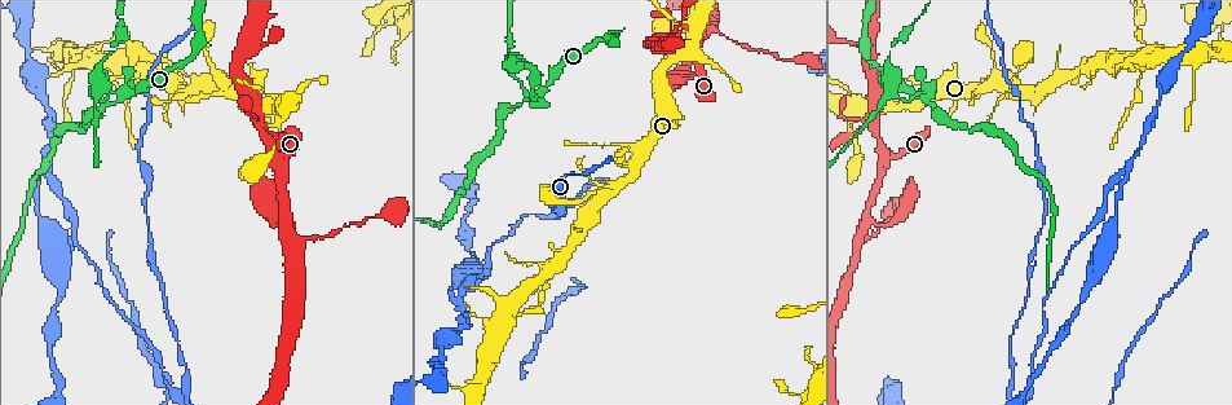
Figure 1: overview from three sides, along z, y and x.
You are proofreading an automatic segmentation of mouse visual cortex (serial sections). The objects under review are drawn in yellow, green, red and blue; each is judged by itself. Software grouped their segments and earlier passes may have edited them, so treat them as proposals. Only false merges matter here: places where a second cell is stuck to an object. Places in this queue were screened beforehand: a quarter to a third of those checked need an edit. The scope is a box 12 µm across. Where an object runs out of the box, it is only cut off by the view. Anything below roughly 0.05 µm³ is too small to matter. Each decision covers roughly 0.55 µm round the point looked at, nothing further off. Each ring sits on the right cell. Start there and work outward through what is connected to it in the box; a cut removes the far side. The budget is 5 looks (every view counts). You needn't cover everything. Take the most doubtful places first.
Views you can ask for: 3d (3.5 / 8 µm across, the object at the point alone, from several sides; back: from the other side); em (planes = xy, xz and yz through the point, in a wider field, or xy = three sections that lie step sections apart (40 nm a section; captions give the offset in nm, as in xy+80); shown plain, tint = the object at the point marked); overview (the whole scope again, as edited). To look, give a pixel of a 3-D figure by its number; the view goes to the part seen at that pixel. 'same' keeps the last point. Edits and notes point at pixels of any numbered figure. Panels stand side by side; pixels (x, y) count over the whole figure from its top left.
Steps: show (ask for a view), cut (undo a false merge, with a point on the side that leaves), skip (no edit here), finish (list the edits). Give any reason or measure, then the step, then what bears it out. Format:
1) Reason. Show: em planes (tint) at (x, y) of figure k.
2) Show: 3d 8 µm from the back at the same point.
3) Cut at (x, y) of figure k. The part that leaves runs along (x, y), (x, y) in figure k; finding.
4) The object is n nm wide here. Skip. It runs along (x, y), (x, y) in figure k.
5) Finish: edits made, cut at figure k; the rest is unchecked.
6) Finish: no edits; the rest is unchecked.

A narrow waist. Show: 3d 3.5 µm from the back at (723, 34) of figure 1.

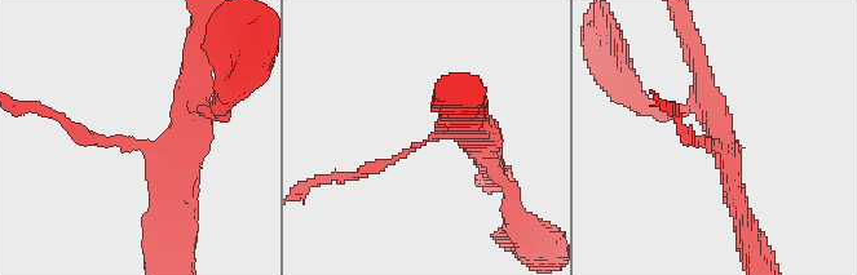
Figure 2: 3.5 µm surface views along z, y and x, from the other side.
The arms are 150, 350 nm wide. Show: em planes (tint) at (418, 145) of figure 2.

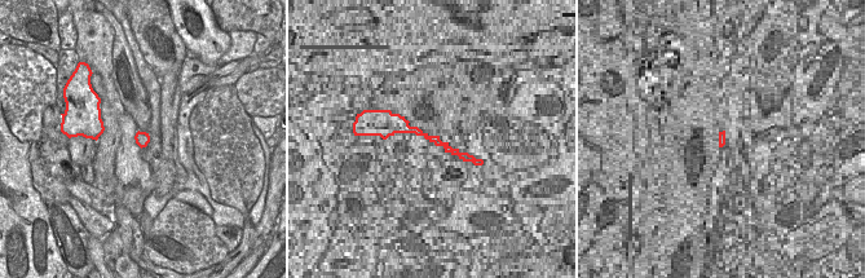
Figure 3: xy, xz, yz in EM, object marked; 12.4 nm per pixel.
Skip. All the same cell.

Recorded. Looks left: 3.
Thick turns thin. Show: 3d 8 µm at (541, 98) of figure 1.

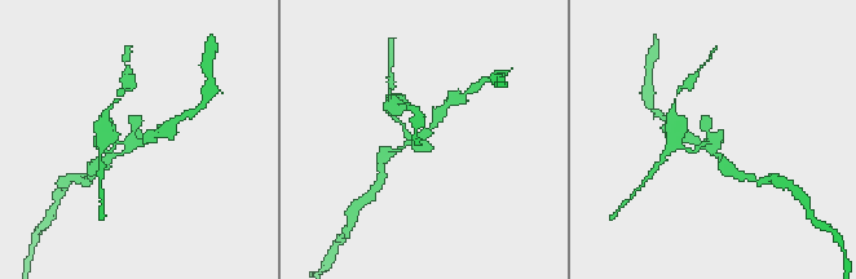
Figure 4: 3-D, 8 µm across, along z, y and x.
Show: em planes (tint) at (710, 143) of figure 4.

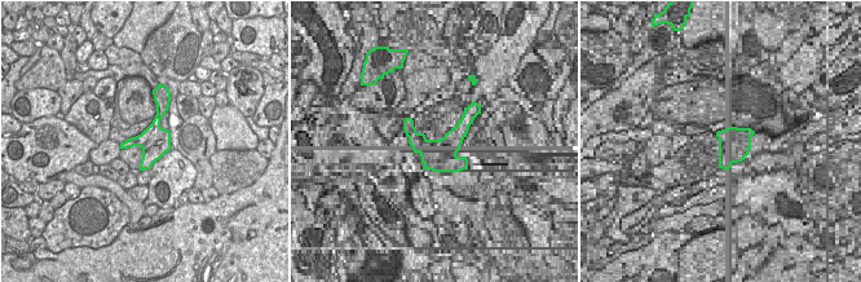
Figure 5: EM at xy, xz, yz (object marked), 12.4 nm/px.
Cut at (405, 106) of figure 4. Two cells meet here.

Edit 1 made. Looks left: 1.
Finish: edits made, cut at figure 4; the rest is unchecked.

